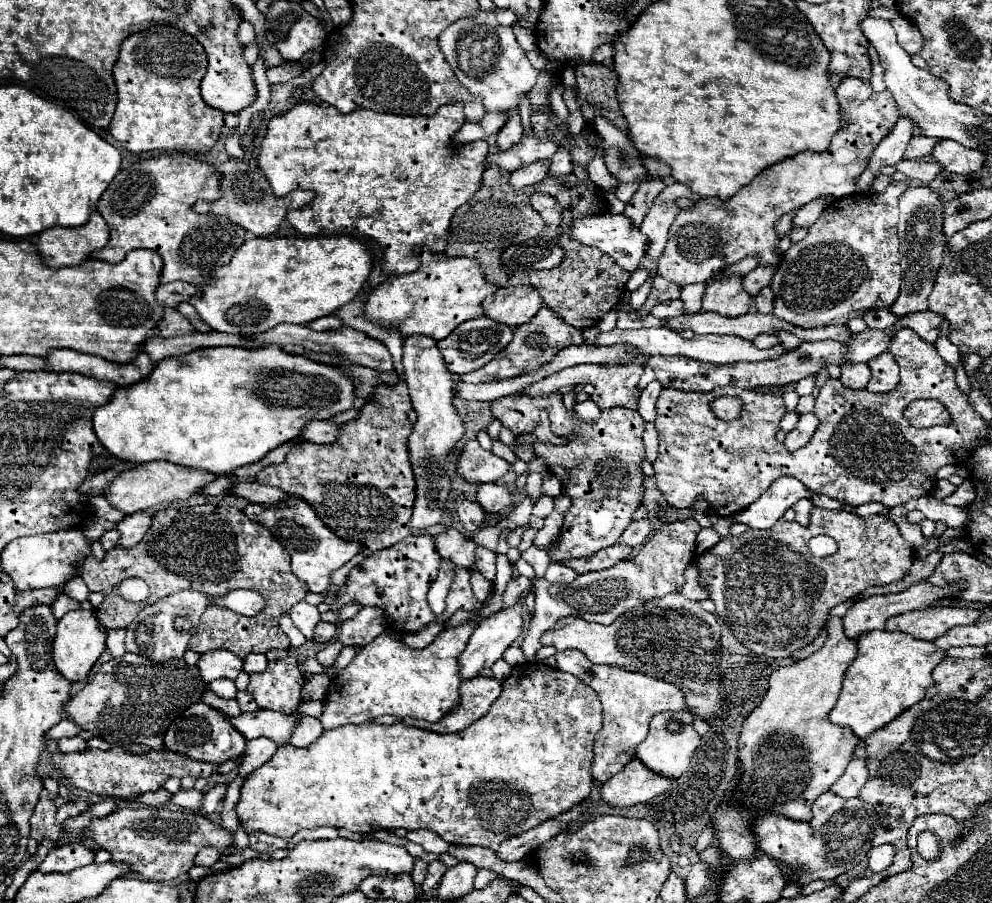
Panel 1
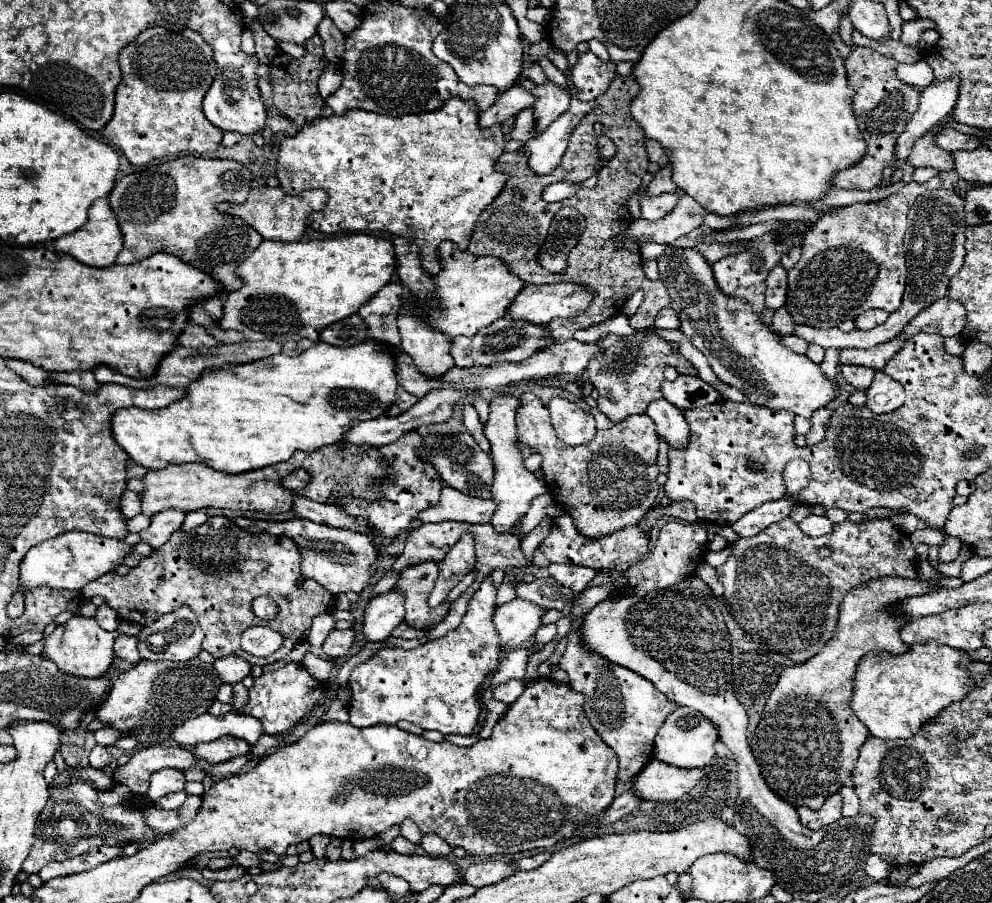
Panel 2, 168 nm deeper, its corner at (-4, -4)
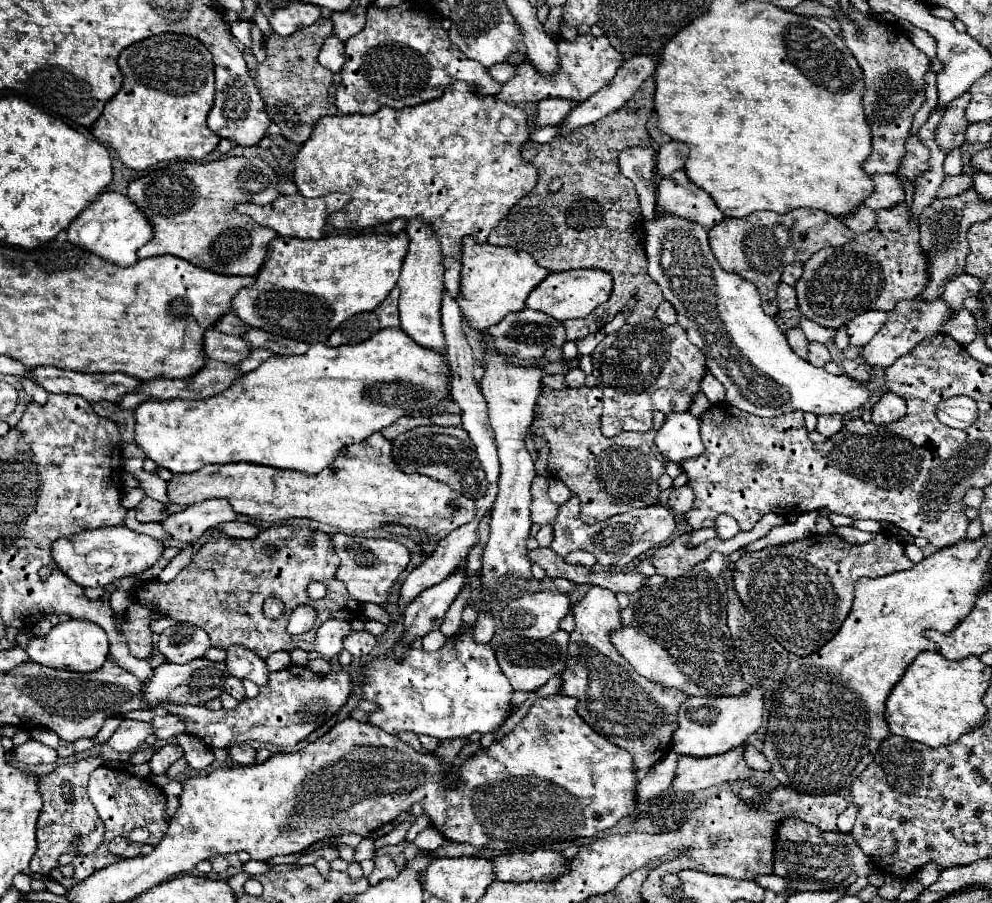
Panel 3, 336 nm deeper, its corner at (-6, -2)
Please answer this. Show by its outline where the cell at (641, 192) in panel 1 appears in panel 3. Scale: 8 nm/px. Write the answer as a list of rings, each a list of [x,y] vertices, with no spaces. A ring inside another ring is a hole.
[[[669,141],[669,143],[661,145],[659,153],[657,153],[657,171],[663,177],[669,177],[673,171],[677,171],[685,165],[687,155],[689,155],[689,147],[685,143]]]

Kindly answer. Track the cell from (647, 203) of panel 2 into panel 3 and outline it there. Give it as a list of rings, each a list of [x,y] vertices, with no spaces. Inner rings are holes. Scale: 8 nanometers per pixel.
[[[629,147],[619,153],[619,169],[625,177],[635,183],[639,203],[643,209],[645,221],[655,215],[655,187],[651,185],[653,169],[655,169],[655,149],[653,147]]]

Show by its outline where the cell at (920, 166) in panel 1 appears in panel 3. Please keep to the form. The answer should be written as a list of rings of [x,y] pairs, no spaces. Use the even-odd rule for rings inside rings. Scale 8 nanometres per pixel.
[[[965,91],[963,95],[959,95],[959,99],[953,99],[943,113],[939,129],[935,131],[935,139],[945,153],[965,143],[965,131],[969,125],[965,121],[965,109],[967,109],[969,99],[971,99],[969,91]]]

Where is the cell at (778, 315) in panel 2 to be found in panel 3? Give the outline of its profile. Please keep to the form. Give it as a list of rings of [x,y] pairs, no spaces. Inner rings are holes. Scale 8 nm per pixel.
[[[799,327],[787,331],[787,341],[789,341],[791,349],[793,349],[801,359],[807,359],[807,353],[809,353],[809,341],[807,341],[807,337],[803,335],[803,331],[801,331]]]

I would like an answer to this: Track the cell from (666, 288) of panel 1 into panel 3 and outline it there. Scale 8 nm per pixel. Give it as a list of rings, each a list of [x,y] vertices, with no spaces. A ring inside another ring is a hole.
[[[649,77],[639,87],[635,97],[631,97],[619,111],[599,119],[597,123],[579,127],[567,137],[555,137],[551,143],[545,145],[527,141],[521,149],[521,155],[537,167],[539,183],[509,211],[509,215],[489,235],[491,245],[509,245],[513,249],[527,251],[539,265],[543,265],[551,273],[581,267],[601,267],[603,271],[609,271],[613,275],[613,295],[607,303],[603,303],[599,309],[583,319],[563,323],[567,329],[567,339],[583,339],[589,333],[599,331],[627,307],[629,299],[637,299],[635,307],[627,315],[627,323],[631,325],[655,319],[655,309],[665,301],[659,285],[647,273],[643,215],[637,201],[635,185],[631,183],[631,179],[621,175],[617,165],[617,153],[621,149],[627,149],[629,145],[651,145],[647,121],[653,113],[653,93],[655,81],[653,77]],[[553,177],[563,179],[563,187],[557,193],[551,193],[547,189]],[[575,199],[595,199],[601,205],[605,219],[599,229],[575,231],[569,229],[565,221],[557,223],[559,211],[567,211],[567,201]]]

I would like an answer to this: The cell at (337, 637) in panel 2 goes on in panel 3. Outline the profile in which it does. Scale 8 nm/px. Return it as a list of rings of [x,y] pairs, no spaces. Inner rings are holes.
[[[353,631],[349,637],[345,637],[343,647],[353,655],[353,657],[365,657],[373,651],[373,647],[377,645],[377,639],[367,633],[367,631]]]

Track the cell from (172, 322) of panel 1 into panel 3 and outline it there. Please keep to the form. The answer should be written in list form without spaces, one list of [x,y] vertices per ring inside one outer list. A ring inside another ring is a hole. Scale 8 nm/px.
[[[209,329],[205,333],[205,355],[215,361],[225,361],[225,363],[239,363],[239,359],[247,357],[247,351],[253,347],[237,335],[225,335],[221,331]]]

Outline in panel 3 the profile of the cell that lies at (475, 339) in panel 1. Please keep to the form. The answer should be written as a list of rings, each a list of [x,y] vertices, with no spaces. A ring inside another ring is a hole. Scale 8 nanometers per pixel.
[[[523,309],[519,313],[509,313],[501,323],[489,327],[487,333],[495,337],[495,345],[497,345],[499,353],[513,355],[513,357],[523,359],[523,361],[541,359],[545,355],[545,351],[555,349],[555,347],[561,349],[565,345],[565,341],[567,341],[567,335],[563,331],[563,323],[561,321],[553,319],[547,313],[533,311],[533,309]]]

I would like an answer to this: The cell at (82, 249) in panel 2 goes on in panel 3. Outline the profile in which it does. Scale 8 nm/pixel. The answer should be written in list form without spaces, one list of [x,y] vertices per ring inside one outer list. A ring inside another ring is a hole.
[[[105,191],[69,225],[67,235],[71,243],[85,247],[87,251],[115,265],[127,267],[139,261],[137,251],[139,247],[149,243],[149,239],[153,239],[153,227],[127,195],[117,191]]]

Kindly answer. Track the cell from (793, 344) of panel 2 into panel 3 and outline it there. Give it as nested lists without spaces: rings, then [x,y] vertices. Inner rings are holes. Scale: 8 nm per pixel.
[[[811,343],[809,347],[809,363],[815,367],[825,367],[831,361],[831,353],[823,343]]]

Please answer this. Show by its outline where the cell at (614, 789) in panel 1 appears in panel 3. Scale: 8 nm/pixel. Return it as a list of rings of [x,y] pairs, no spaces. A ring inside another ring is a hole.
[[[739,745],[727,753],[713,757],[689,757],[683,755],[679,759],[677,777],[673,787],[677,791],[699,791],[725,781],[749,781],[753,777],[753,769],[745,763],[745,747]]]

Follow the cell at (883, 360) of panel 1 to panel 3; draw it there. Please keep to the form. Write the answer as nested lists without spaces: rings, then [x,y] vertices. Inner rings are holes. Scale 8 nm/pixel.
[[[885,393],[875,405],[873,405],[873,423],[875,425],[891,425],[905,415],[905,401],[895,393]]]

